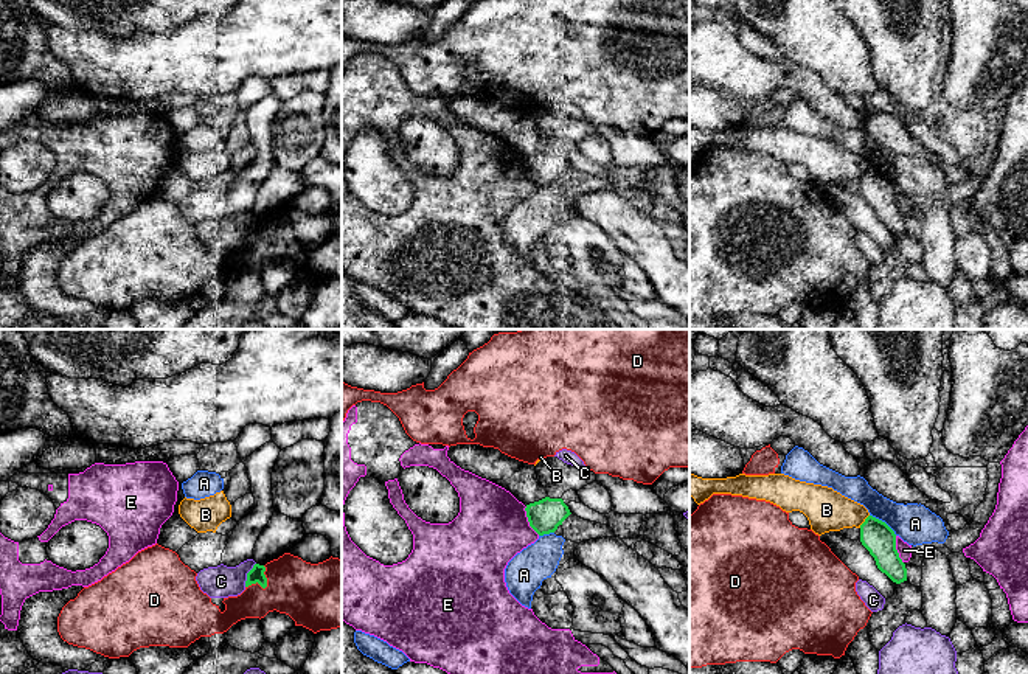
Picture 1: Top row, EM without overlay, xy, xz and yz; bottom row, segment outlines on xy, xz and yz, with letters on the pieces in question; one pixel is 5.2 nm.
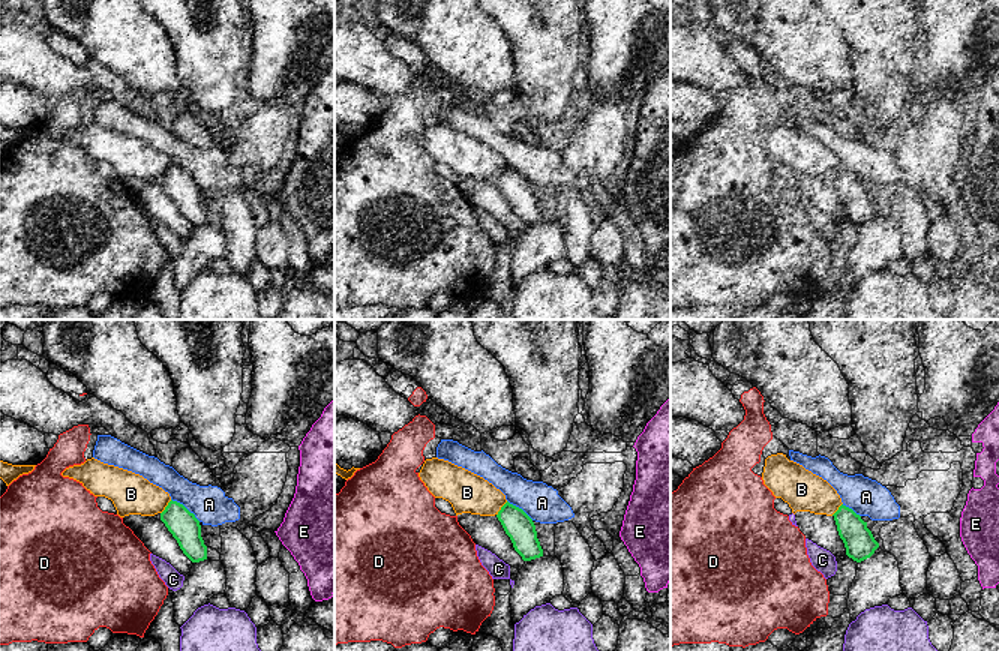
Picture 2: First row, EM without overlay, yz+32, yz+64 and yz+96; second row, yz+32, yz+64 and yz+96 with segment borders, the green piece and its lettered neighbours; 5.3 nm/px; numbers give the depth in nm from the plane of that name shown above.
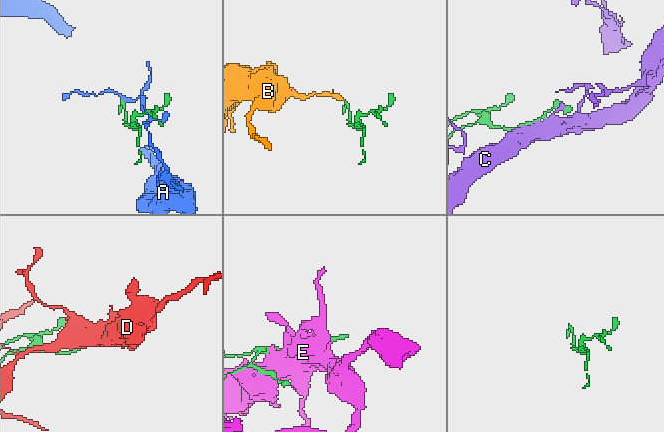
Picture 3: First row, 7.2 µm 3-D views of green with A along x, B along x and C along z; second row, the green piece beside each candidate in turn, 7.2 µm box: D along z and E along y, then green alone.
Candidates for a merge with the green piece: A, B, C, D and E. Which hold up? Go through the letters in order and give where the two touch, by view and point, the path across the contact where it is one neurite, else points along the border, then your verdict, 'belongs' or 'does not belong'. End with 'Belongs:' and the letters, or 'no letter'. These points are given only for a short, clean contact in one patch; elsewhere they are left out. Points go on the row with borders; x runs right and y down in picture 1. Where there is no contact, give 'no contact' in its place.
A: yz (884, 522) | does not belong
B: yz (865, 521) | does not belong
C: xy (247, 575) | does not belong
D: xy (266, 586) | does not belong
E: xz (528, 521) | does not belong
Belongs: no letter

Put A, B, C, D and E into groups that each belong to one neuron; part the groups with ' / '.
A / B / C / D / E

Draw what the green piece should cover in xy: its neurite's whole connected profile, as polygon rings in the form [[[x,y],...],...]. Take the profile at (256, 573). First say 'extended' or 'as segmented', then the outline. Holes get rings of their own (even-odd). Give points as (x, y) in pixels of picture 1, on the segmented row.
as segmented; [[[255,564],[253,568],[247,573],[245,587],[258,582],[262,589],[266,589],[267,578],[266,578],[264,572],[266,572],[264,565]]]

